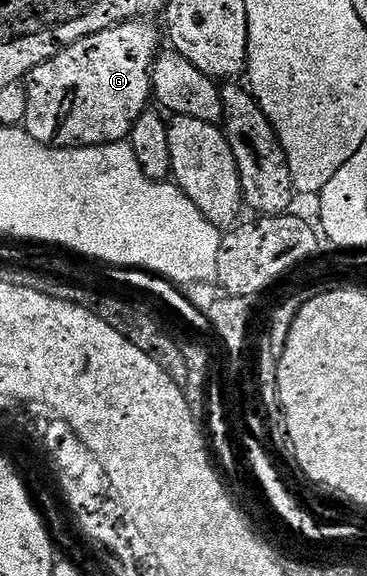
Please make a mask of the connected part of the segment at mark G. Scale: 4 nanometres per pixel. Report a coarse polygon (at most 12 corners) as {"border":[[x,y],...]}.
{"border":[[143,19],[28,73],[23,129],[127,141],[161,45]]}

